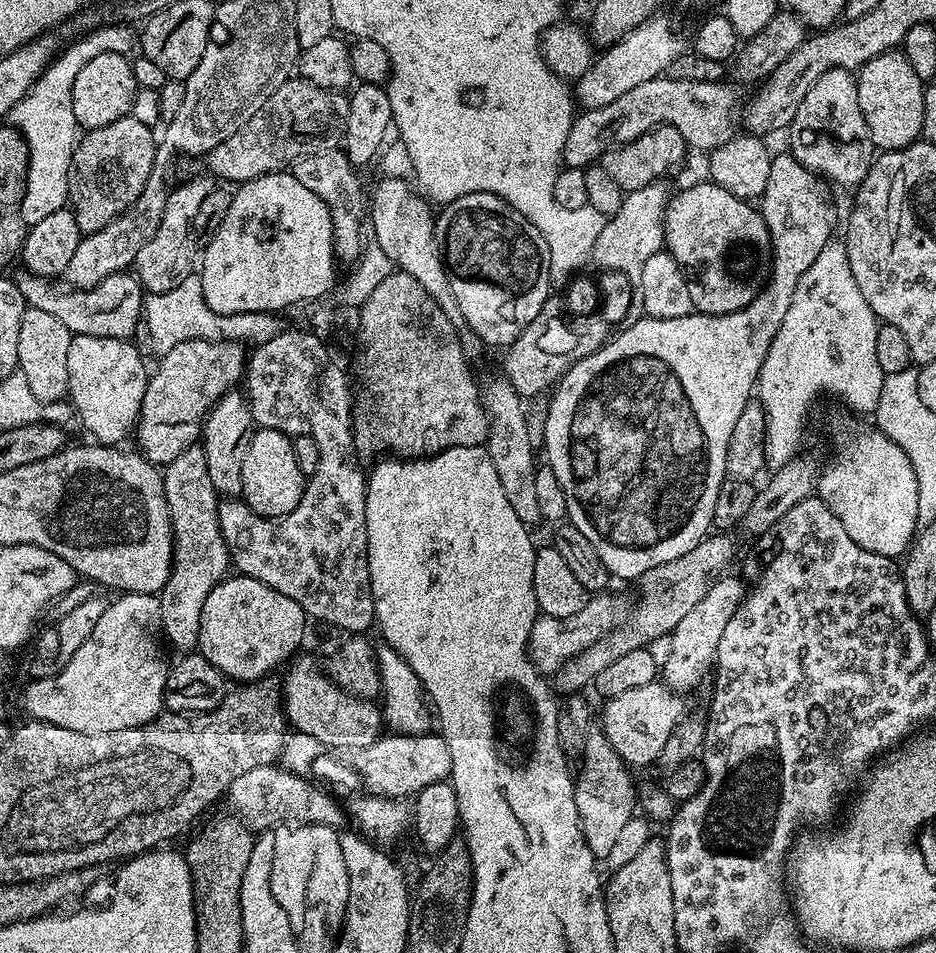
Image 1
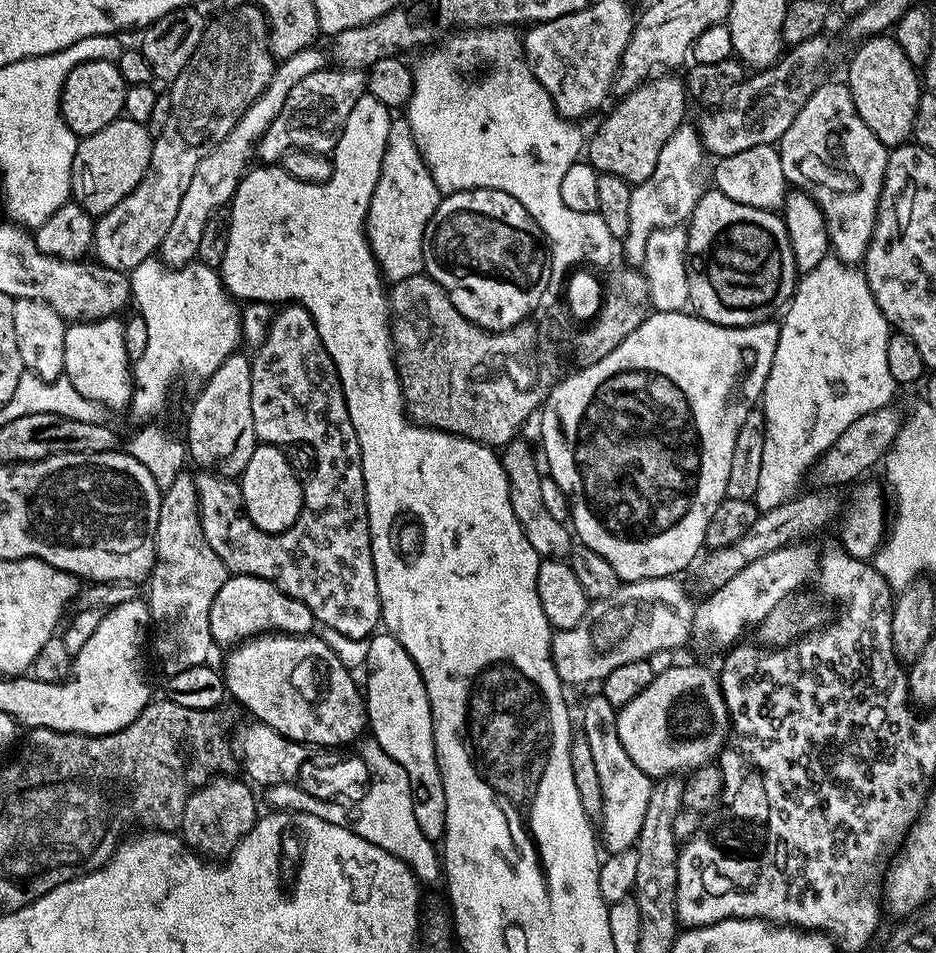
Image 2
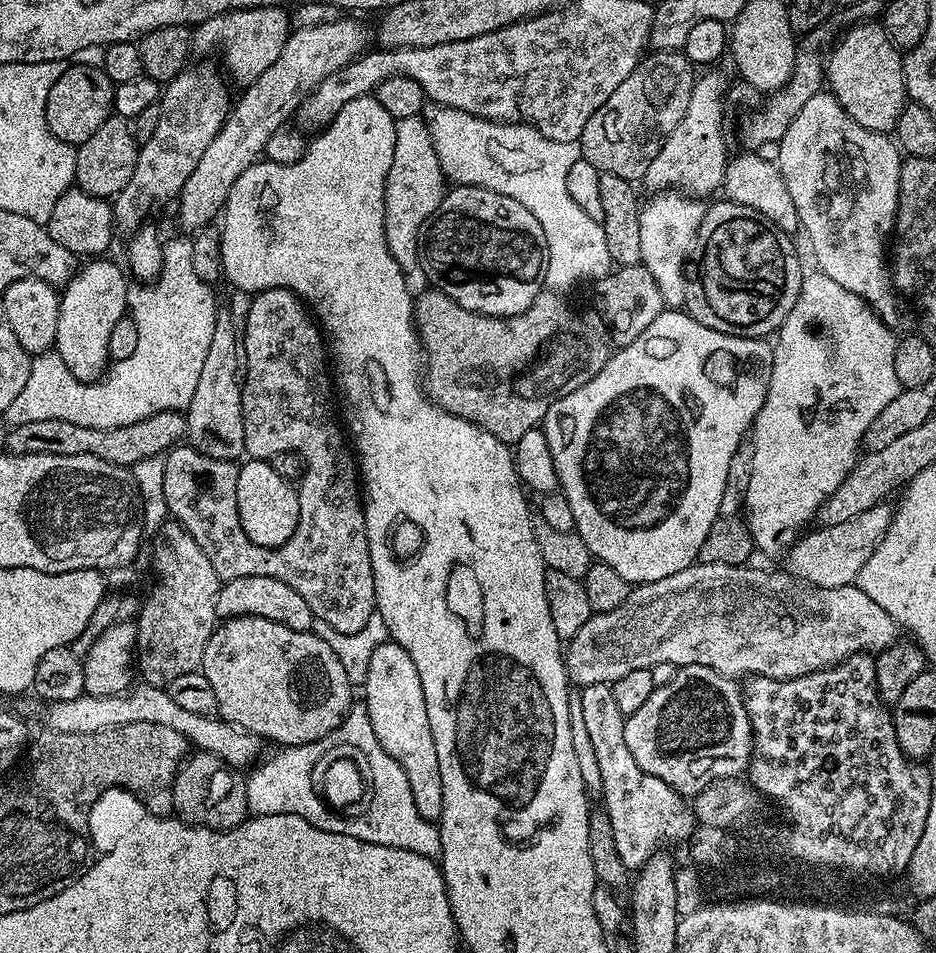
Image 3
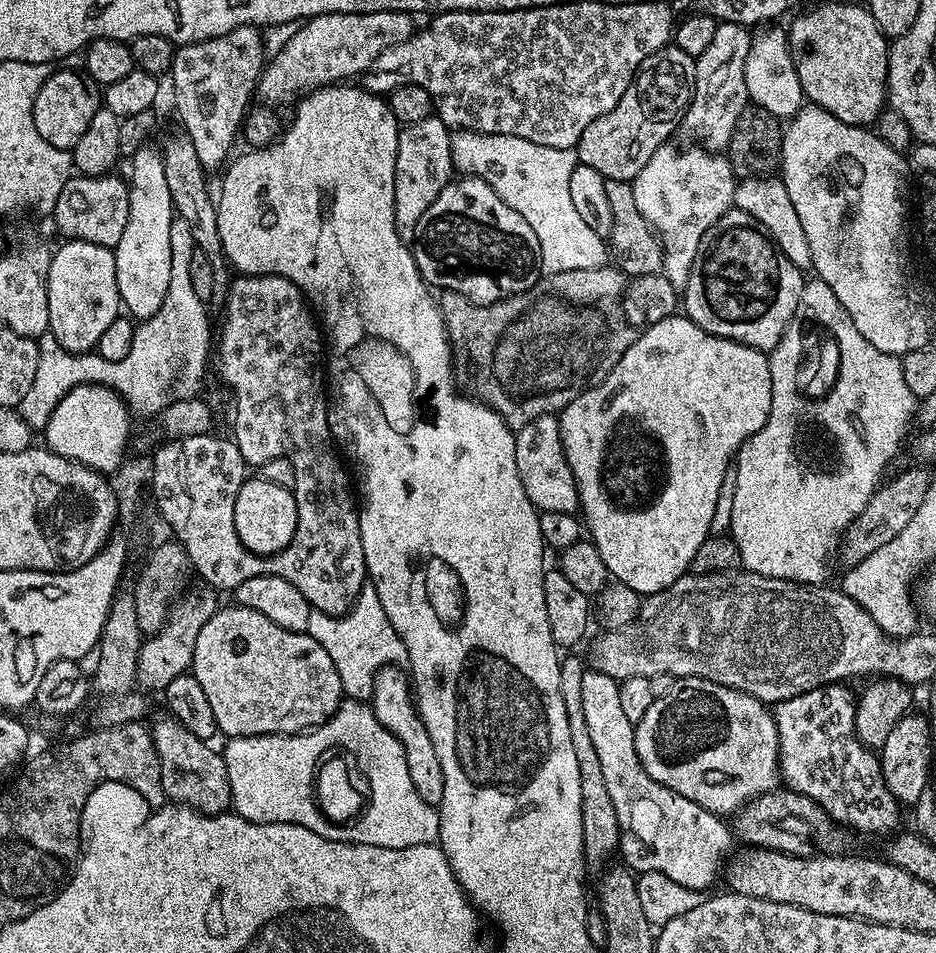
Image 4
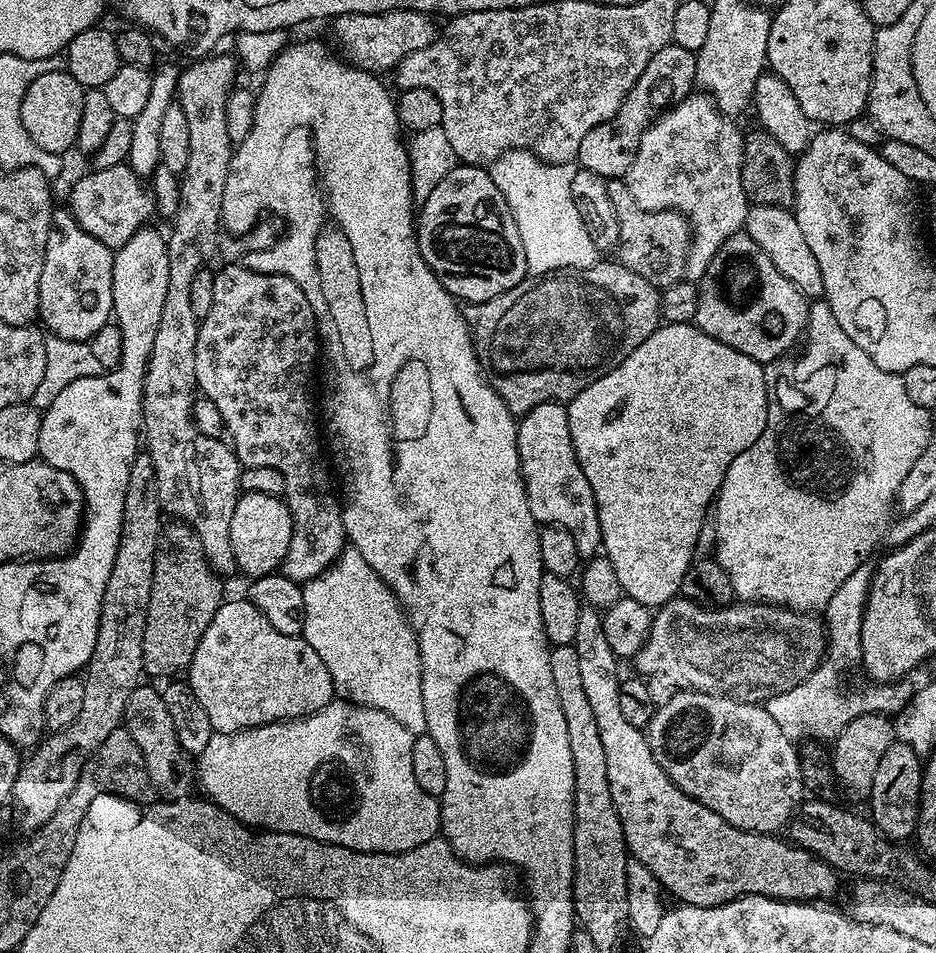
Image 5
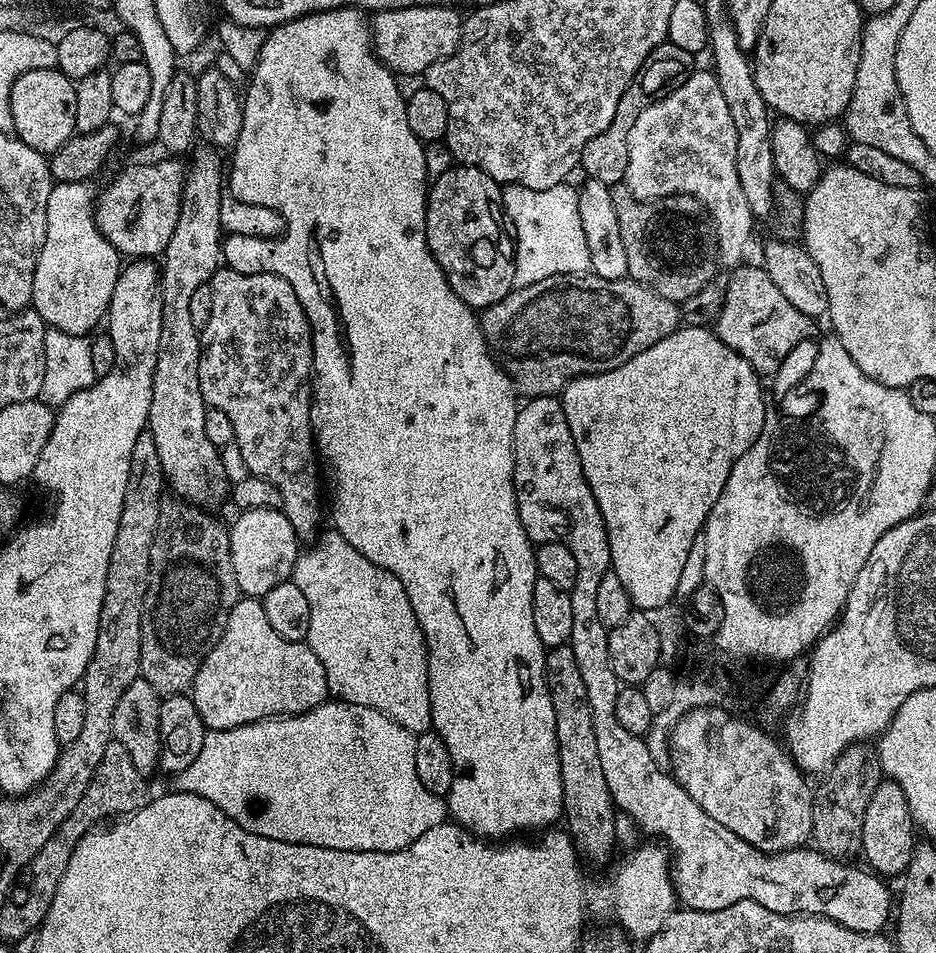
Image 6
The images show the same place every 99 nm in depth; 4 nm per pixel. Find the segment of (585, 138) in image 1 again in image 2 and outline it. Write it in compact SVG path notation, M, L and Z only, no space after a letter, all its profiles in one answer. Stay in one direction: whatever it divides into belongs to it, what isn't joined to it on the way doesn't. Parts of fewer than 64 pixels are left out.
M821 34L791 45L769 68L753 71L731 97L732 108L720 106L705 111L708 113L698 123L700 143L704 145L705 153L719 158L751 150L754 146L775 145L782 134L790 130L790 122L798 118L798 110L806 106L810 94L814 94L814 90L821 88L829 79L827 69L835 64L839 56L839 46L828 34Z

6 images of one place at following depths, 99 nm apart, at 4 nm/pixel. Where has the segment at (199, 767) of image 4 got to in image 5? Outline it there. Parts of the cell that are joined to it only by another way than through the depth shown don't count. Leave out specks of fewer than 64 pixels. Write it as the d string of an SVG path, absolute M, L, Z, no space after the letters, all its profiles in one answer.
M148 682L137 686L134 694L130 694L126 701L122 727L128 731L130 738L134 738L138 750L142 750L146 774L150 774L150 782L157 797L170 801L183 800L193 795L194 764L182 750L178 734L174 734L174 722L170 722L170 710L166 710L166 702L159 687L151 688Z

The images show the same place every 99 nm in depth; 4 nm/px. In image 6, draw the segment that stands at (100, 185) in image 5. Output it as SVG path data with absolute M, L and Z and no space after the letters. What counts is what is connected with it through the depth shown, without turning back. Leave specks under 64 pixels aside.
M164 158L157 164L132 164L99 193L94 205L98 230L124 258L156 258L166 250L180 217L185 161Z

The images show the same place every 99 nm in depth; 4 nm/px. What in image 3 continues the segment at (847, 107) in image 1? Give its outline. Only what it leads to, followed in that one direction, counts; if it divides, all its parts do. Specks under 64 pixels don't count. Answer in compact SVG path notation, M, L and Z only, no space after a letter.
M822 90L814 94L814 98L810 98L802 110L798 110L798 118L790 122L775 152L775 163L780 166L786 190L790 190L794 210L798 210L800 228L808 235L808 244L816 259L815 267L824 272L826 278L834 278L838 286L850 290L850 294L858 294L885 324L895 325L897 297L890 283L890 268L886 263L886 245L896 226L896 211L900 201L902 153L895 139L883 132L866 130L866 126L858 126L858 122L846 114L831 91Z

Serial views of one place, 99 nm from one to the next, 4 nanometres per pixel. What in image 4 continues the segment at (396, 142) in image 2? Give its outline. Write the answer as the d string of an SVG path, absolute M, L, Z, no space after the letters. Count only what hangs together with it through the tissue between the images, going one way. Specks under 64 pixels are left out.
M435 114L427 116L421 122L403 125L400 129L398 154L395 156L395 228L407 244L416 236L418 221L430 208L431 202L451 183L454 174L451 133L451 129Z

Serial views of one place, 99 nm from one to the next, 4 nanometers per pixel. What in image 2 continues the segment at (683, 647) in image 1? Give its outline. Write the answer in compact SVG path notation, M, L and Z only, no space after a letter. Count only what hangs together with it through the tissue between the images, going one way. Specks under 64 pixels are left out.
M810 542L787 544L785 548L774 550L774 554L757 558L746 566L746 570L738 570L738 574L734 574L726 586L711 589L705 595L708 597L704 601L701 599L696 607L692 623L693 637L708 644L735 645L747 628L755 629L783 600L799 593L800 586L811 576L813 579L817 575L821 557L819 551L816 552L812 545L806 543Z

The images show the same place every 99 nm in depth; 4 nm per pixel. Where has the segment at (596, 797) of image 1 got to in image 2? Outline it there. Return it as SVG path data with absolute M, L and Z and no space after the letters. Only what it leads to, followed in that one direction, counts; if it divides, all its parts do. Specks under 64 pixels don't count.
M596 694L584 704L582 727L582 733L594 756L599 785L602 786L602 814L598 821L598 832L602 837L603 847L608 847L609 853L626 852L635 845L642 830L642 820L646 818L646 806L650 803L654 783L653 777L638 770L630 754L626 754L626 746L622 746L622 738L618 738L617 711L614 705L606 702L603 694Z

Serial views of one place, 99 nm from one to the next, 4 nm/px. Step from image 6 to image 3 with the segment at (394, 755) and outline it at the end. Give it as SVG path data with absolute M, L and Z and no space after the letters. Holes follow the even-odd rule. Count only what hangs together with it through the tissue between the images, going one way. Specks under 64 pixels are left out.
M363 702L353 703L352 708L346 714L346 718L340 725L331 732L329 736L323 736L321 740L315 740L309 744L294 744L291 746L281 747L276 750L276 753L259 766L253 767L246 776L246 798L248 799L248 811L252 816L265 816L266 814L298 814L298 818L306 818L306 822L310 822L310 826L318 826L318 830L326 830L327 832L333 832L334 834L346 834L350 838L358 838L362 842L374 842L378 846L394 846L398 850L414 850L414 854L422 854L426 858L430 858L434 861L439 861L442 854L442 838L440 837L439 827L433 821L422 818L422 814L418 814L418 809L414 807L414 794L410 794L410 782L406 778L406 774L402 774L402 766L398 766L398 762L394 762L394 758L390 758L390 754L386 754L386 750L382 750L382 742L378 742L378 734L374 734L374 726L370 726L370 714L368 713L368 707ZM334 744L352 744L356 750L363 751L368 756L367 762L369 762L368 777L370 781L370 795L367 797L366 805L368 809L365 810L361 816L352 816L347 820L346 815L341 814L339 811L333 810L317 793L317 785L313 784L311 776L308 775L308 768L312 767L313 760L319 756L320 752L324 752L325 748L330 748Z

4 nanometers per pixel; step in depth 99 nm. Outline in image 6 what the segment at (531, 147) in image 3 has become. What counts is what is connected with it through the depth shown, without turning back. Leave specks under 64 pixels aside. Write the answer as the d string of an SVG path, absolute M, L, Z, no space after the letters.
M565 182L550 186L550 190L503 185L504 214L516 241L515 287L525 288L551 276L575 276L589 271L590 250L582 230L582 217L578 215L578 191L570 185Z

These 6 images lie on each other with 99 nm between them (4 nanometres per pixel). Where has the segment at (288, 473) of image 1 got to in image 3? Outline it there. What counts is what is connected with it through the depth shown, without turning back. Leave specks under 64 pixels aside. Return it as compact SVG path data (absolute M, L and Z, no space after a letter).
M245 459L239 470L238 518L242 522L242 530L246 530L246 538L258 546L282 546L298 526L299 494L293 481L282 478L282 474L278 474L278 470L274 470L266 460Z

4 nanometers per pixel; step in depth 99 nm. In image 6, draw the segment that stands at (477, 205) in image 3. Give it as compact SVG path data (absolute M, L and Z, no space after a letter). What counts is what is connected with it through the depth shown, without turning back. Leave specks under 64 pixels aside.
M452 166L431 181L426 206L426 234L424 235L438 266L446 274L448 284L473 310L483 310L506 298L514 287L516 269L516 241L504 214L504 194L501 185L491 180L480 168Z

